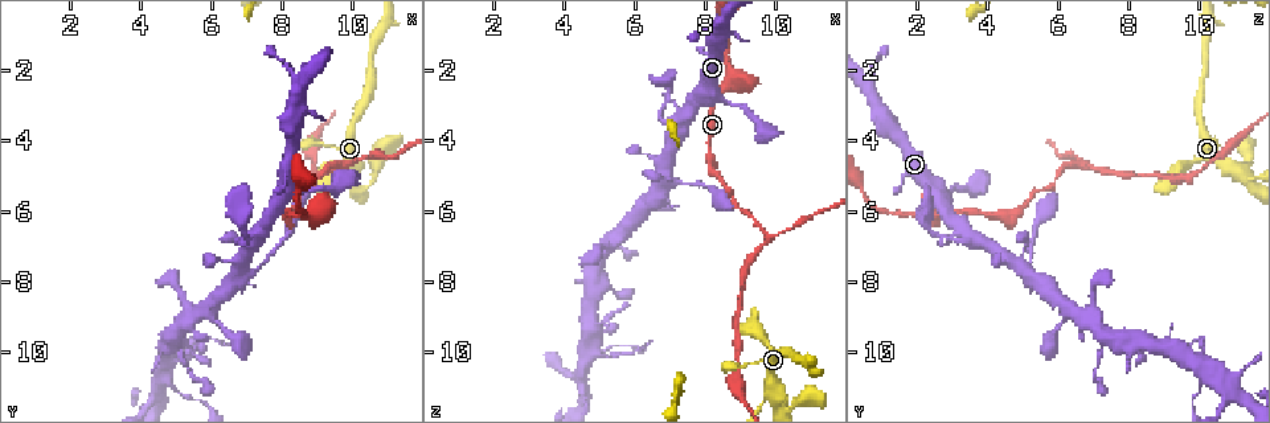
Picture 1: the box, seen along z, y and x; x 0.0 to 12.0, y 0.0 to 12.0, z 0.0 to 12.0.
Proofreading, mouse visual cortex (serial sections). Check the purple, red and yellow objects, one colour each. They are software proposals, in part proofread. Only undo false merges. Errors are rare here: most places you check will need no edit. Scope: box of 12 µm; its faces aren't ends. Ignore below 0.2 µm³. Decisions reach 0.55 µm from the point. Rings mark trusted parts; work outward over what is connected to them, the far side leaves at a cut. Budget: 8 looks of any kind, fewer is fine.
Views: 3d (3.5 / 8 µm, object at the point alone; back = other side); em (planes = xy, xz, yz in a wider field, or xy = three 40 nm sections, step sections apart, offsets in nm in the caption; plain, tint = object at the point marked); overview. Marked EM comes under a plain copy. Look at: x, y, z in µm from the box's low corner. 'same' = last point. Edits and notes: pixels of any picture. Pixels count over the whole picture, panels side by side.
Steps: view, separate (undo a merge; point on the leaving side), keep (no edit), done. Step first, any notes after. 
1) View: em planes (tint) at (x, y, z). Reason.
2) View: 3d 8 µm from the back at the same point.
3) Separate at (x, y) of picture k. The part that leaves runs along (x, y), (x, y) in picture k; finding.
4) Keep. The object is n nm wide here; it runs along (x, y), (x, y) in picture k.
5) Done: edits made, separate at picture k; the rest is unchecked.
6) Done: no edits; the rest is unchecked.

View: 3d 3.5 µm at (8.7, 6.1, 1.3). Thin neck.

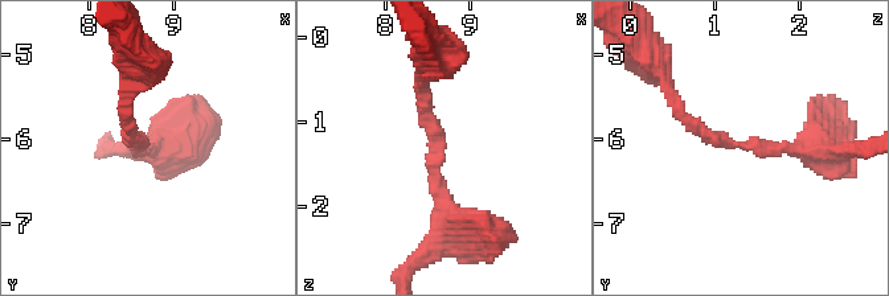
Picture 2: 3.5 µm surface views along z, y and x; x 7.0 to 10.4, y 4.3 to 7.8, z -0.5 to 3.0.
View: em planes (tint) at (8.60, 6.05, 1.25).

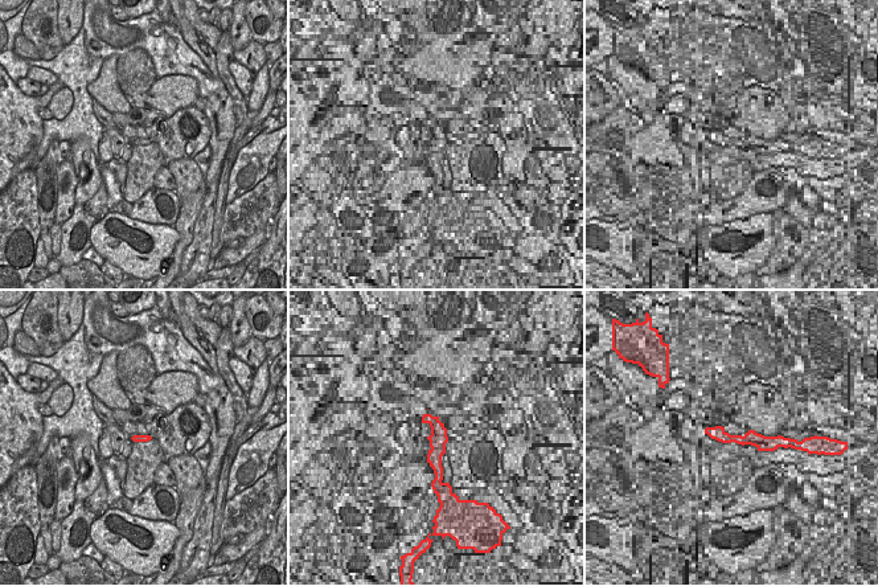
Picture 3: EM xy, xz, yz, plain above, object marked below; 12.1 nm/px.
Keep. The object is 100 nm wide here; it runs along (818, 149), (730, 146), (672, 97) in picture 2; continuous, no second cell.

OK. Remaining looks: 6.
View: 3d 8 µm at (7.4, 6.5, 3.3). Three-way junction.

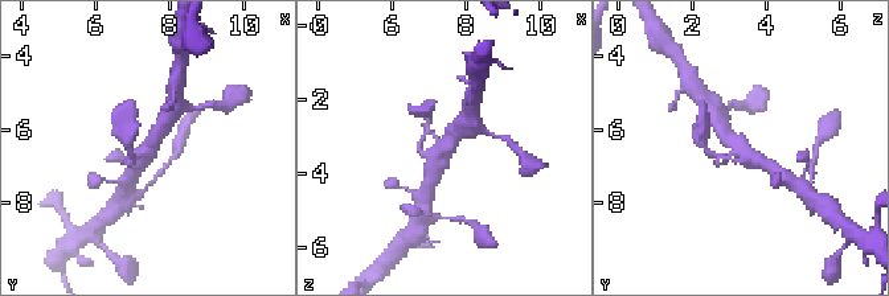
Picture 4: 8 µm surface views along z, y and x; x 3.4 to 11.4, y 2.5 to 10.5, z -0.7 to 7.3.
View: 3d 3.5 µm at (7.4, 6.4, 3.3).

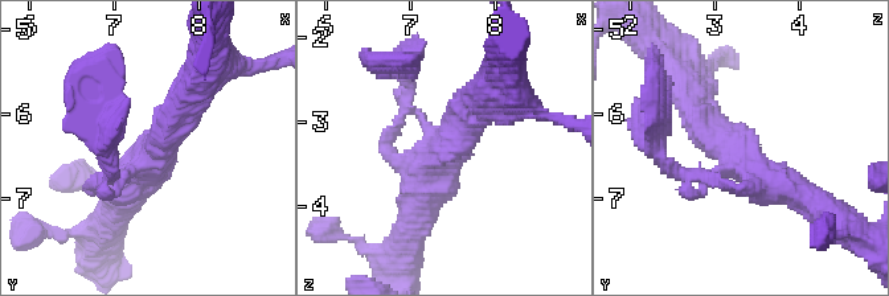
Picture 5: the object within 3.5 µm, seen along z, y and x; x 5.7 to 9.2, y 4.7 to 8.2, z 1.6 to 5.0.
View: em xy step 5 (tint) at (7.45, 6.50, 3.25). Shape alone is not enough.

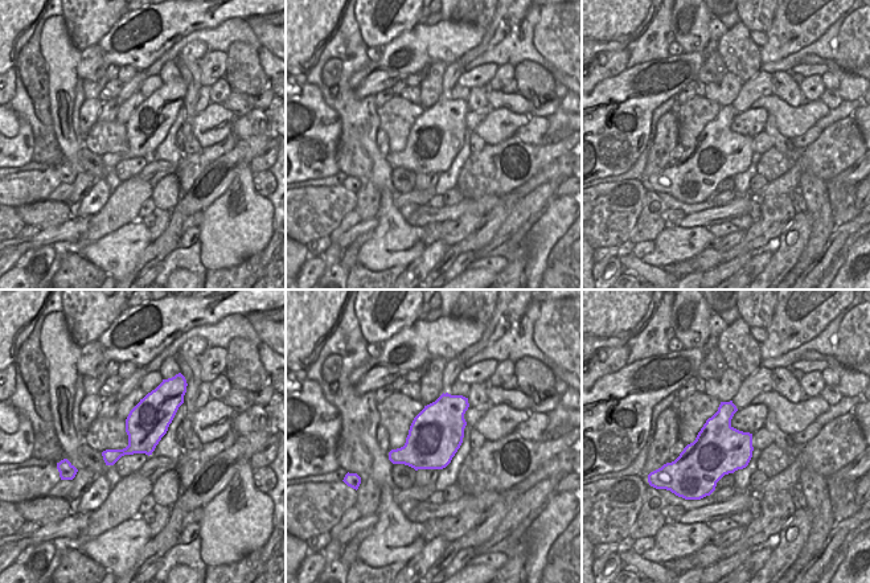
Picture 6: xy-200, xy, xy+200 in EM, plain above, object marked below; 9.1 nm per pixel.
Keep. It runs along (689, 91), (744, 164), (802, 197) in picture 5; one cell here.

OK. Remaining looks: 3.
View: 3d 3.5 µm at (9.8, 4.6, 6.6).

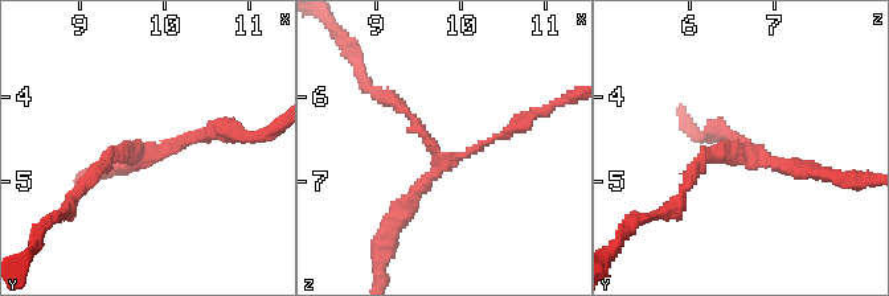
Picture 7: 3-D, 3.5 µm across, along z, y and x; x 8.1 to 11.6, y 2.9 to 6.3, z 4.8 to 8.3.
View: em xy step 3 (tint) at (9.75, 4.70, 6.70). 3 arms meet here; the arms are 100, 150, 200 nm wide.

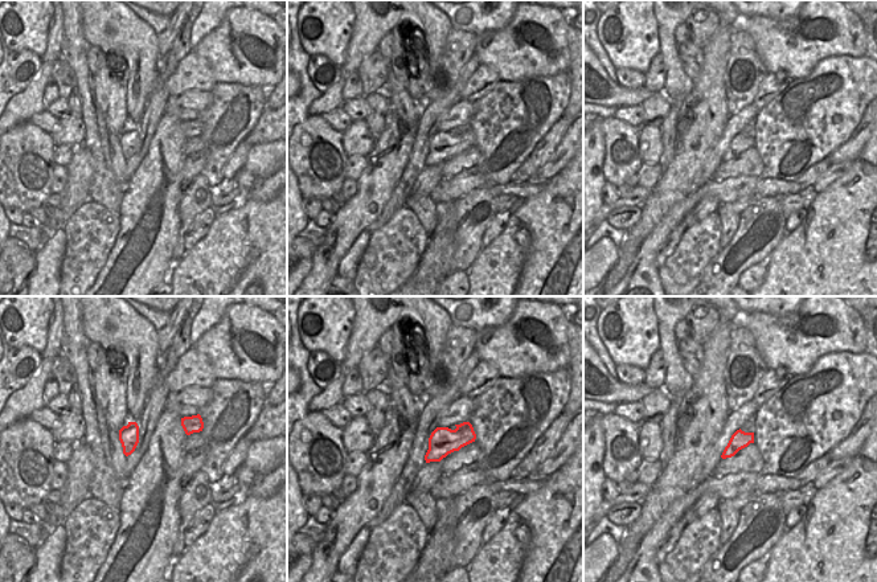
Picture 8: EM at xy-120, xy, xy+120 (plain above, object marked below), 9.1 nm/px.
Keep. Continuous, no second cell.

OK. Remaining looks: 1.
Done: no edits; the rest is unchecked.

